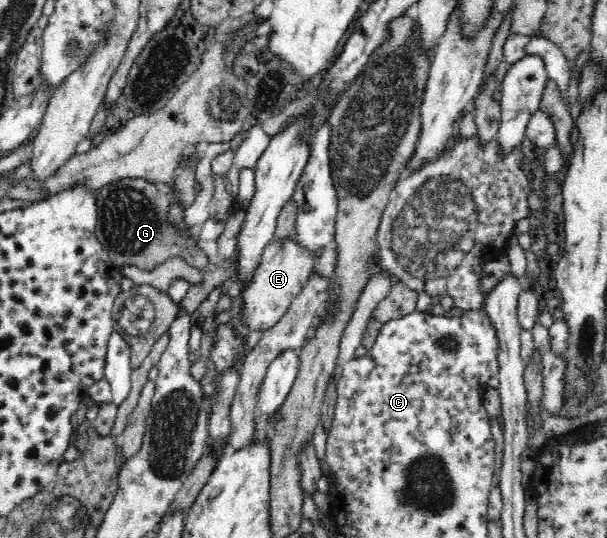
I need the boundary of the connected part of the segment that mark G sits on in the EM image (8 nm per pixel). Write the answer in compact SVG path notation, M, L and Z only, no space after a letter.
M190 164L175 178L176 192L173 190L172 194L157 185L136 178L116 180L96 191L98 221L95 235L110 260L119 268L125 264L136 264L138 269L152 271L171 257L181 257L198 270L211 267L204 251L191 249L190 241L182 239L176 229L166 223L172 198L182 198L188 206L194 203L196 166L197 164Z

